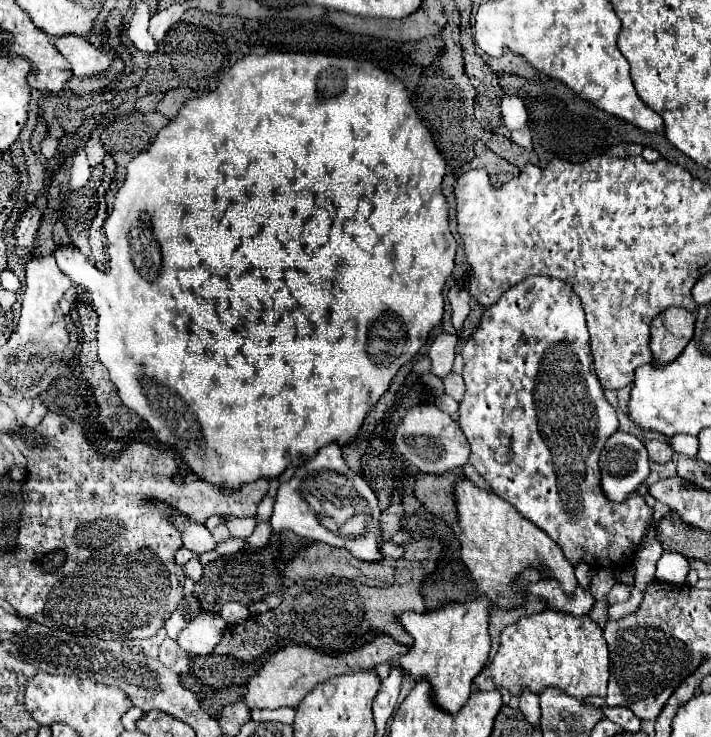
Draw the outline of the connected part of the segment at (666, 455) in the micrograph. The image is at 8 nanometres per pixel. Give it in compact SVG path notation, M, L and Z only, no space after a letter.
M648 440L644 442L646 448L648 448L648 454L650 454L650 460L652 462L658 462L658 464L666 464L672 460L672 446L666 444L666 442L660 442L660 440Z

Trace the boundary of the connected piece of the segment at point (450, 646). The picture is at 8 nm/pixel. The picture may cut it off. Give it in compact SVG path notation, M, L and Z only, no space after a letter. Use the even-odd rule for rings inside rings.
M480 594L472 602L446 602L438 610L428 610L424 614L404 612L400 616L402 626L414 638L408 654L400 658L402 670L416 680L428 678L434 688L434 700L450 714L458 712L472 692L474 676L484 668L490 652L490 610L494 600Z

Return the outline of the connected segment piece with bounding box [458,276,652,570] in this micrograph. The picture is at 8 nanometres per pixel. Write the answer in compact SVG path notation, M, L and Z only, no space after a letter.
M532 276L532 278L516 284L512 290L504 292L496 304L492 304L490 308L484 310L478 330L470 336L470 340L462 348L462 358L464 358L462 378L466 384L466 392L464 392L464 398L460 400L458 426L462 428L464 436L470 442L470 448L472 448L470 464L490 484L494 494L508 500L512 506L516 506L516 510L524 518L528 518L530 522L540 526L544 532L548 532L550 538L562 546L566 558L570 558L572 564L586 562L592 566L610 566L614 570L620 570L620 566L624 566L624 562L632 562L638 546L644 540L646 526L652 522L652 508L646 506L646 502L640 494L632 494L632 498L628 498L628 502L622 502L622 504L610 504L610 502L606 502L604 494L600 494L598 456L600 456L602 448L606 446L608 438L618 430L618 418L616 418L616 410L604 398L602 384L594 372L594 360L592 360L592 352L590 352L590 334L588 334L586 320L584 320L584 308L580 304L580 298L574 294L572 286L566 284L564 280L550 278L550 276Z

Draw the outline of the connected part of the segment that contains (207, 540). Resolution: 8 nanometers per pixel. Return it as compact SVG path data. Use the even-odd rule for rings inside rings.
M142 500L142 504L146 508L154 508L158 510L160 514L164 514L164 518L168 518L168 522L180 530L180 536L182 536L182 542L188 550L196 552L196 554L202 554L202 552L208 552L216 546L216 540L212 538L210 530L204 526L204 524L198 524L198 522L192 522L190 518L186 518L180 510L176 510L174 506L170 506L168 502L164 500Z

